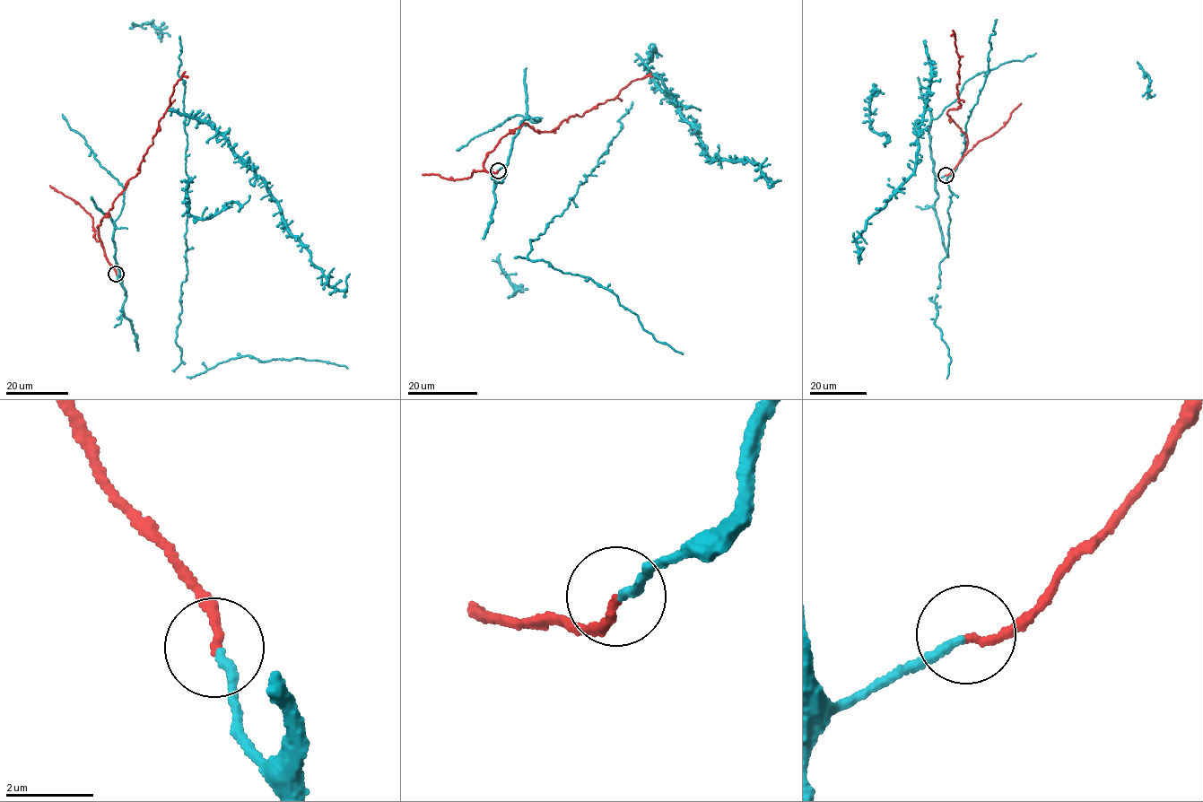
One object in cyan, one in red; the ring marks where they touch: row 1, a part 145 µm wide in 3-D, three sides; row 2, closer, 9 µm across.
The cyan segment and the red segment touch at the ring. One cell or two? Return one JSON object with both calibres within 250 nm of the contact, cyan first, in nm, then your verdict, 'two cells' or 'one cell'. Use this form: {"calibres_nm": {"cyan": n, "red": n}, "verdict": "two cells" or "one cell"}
{"calibres_nm": {"cyan": 200, "red": 170}, "verdict": "one cell"}

